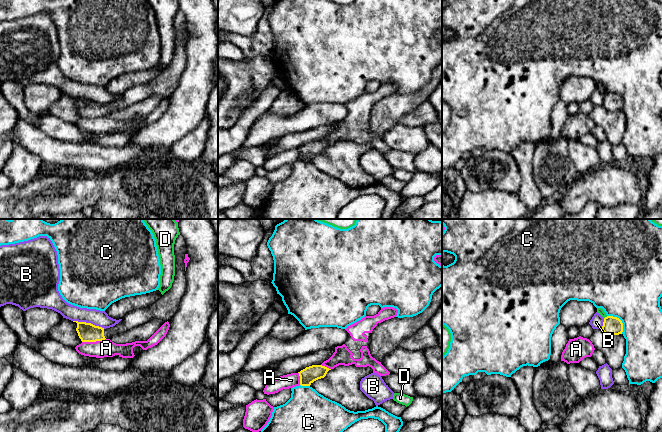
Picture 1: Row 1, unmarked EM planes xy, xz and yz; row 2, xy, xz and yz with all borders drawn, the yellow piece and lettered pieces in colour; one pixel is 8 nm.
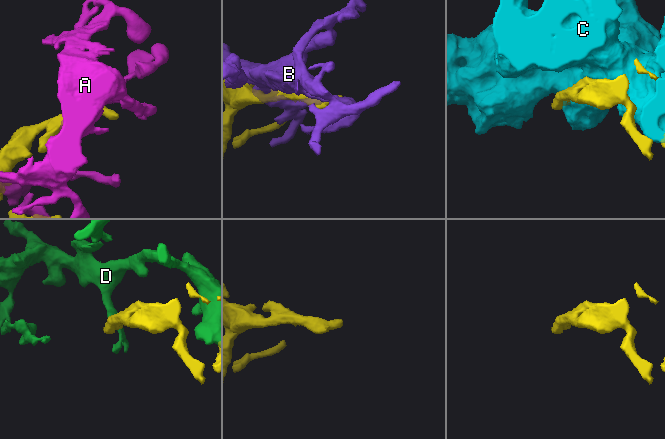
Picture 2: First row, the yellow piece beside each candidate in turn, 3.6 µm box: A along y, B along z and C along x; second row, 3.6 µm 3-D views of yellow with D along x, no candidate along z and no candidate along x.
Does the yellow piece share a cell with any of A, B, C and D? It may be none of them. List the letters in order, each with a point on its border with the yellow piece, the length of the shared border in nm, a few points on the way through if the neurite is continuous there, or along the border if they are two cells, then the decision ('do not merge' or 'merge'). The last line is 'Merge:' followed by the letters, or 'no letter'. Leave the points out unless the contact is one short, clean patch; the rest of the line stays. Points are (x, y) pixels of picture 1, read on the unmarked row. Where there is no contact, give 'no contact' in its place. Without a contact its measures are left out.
A: xy (93, 117) | 190 nm | do not merge
B: xy (89, 99) | 260 nm | do not merge
C: yz (620, 96) | 200 nm | do not merge
D: yz (605, 93) | 40 nm | do not merge
Merge: no letter

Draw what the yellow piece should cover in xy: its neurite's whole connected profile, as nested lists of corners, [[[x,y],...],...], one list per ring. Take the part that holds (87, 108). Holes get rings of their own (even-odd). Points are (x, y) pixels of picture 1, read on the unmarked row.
[[[178,11],[174,20],[175,52],[174,52],[174,57],[172,59],[171,64],[168,67],[166,67],[161,72],[161,74],[157,76],[154,80],[143,85],[136,85],[136,86],[128,88],[122,94],[122,96],[113,103],[104,105],[102,103],[95,102],[91,99],[73,97],[77,99],[76,107],[81,117],[82,118],[96,118],[96,117],[109,115],[110,113],[114,111],[124,109],[132,104],[145,100],[154,95],[159,95],[166,98],[171,96],[174,90],[176,89],[176,87],[178,86],[180,77],[182,73],[184,72],[186,68],[186,64],[187,64],[186,47],[185,47],[185,39],[184,39],[186,30],[188,30],[188,28],[187,28],[187,23],[186,23],[186,18],[184,16],[184,13],[182,11]]]

